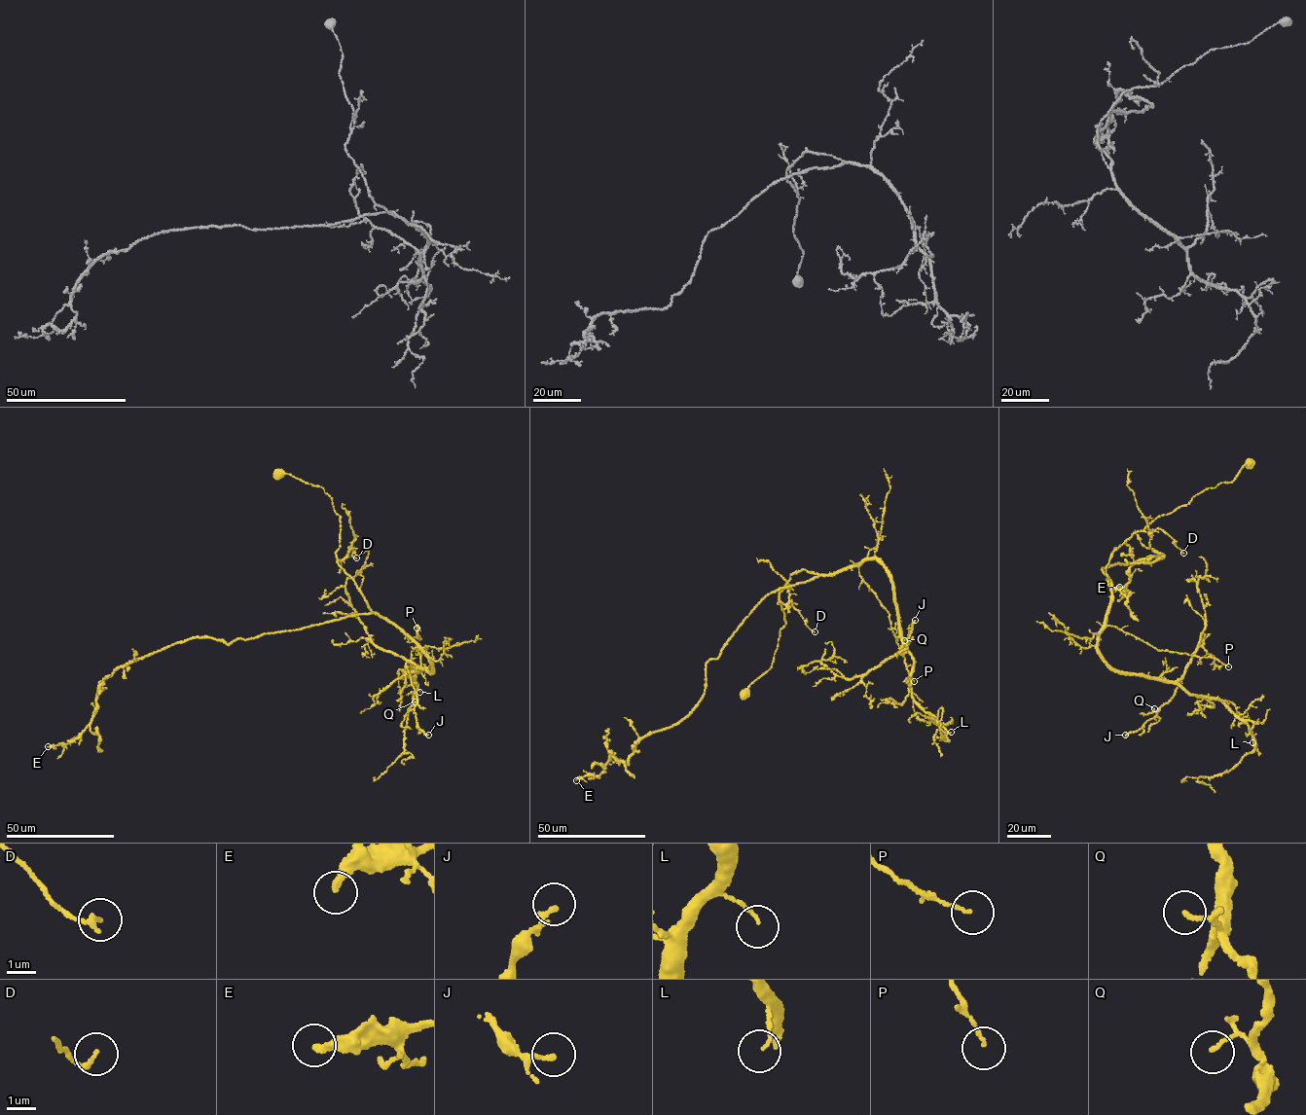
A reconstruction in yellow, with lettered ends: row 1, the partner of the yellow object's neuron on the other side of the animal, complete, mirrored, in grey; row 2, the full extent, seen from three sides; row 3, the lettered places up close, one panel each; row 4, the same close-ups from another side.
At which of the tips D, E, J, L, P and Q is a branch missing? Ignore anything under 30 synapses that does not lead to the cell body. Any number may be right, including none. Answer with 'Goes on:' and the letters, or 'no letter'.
Goes on: no letter

